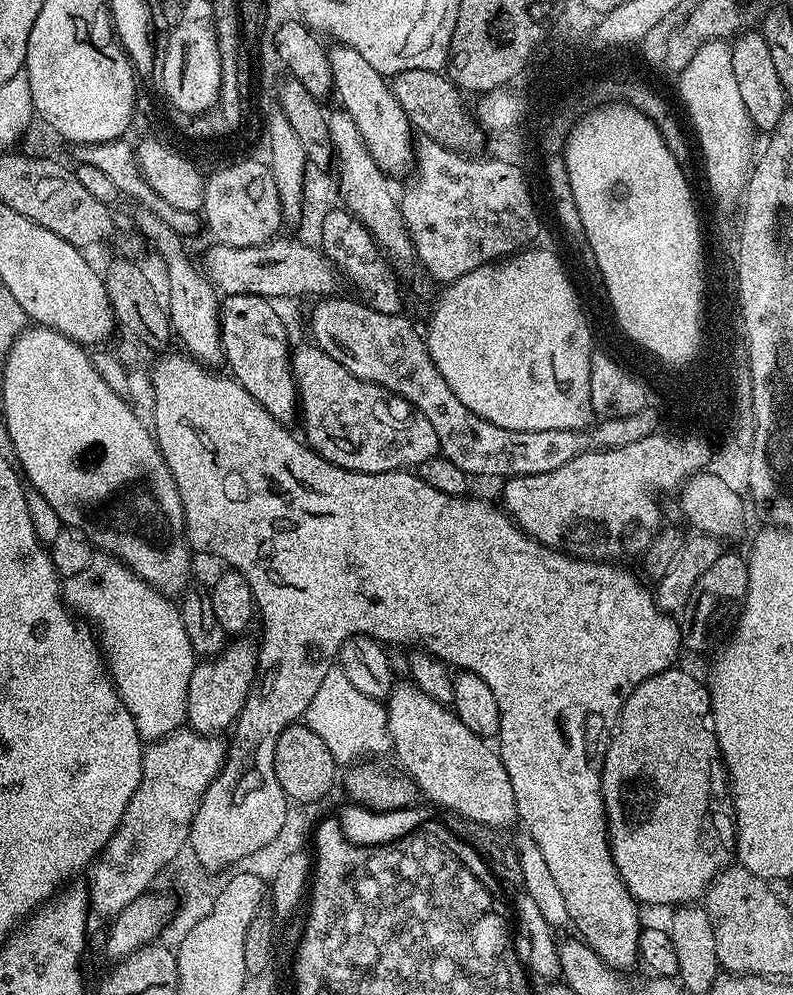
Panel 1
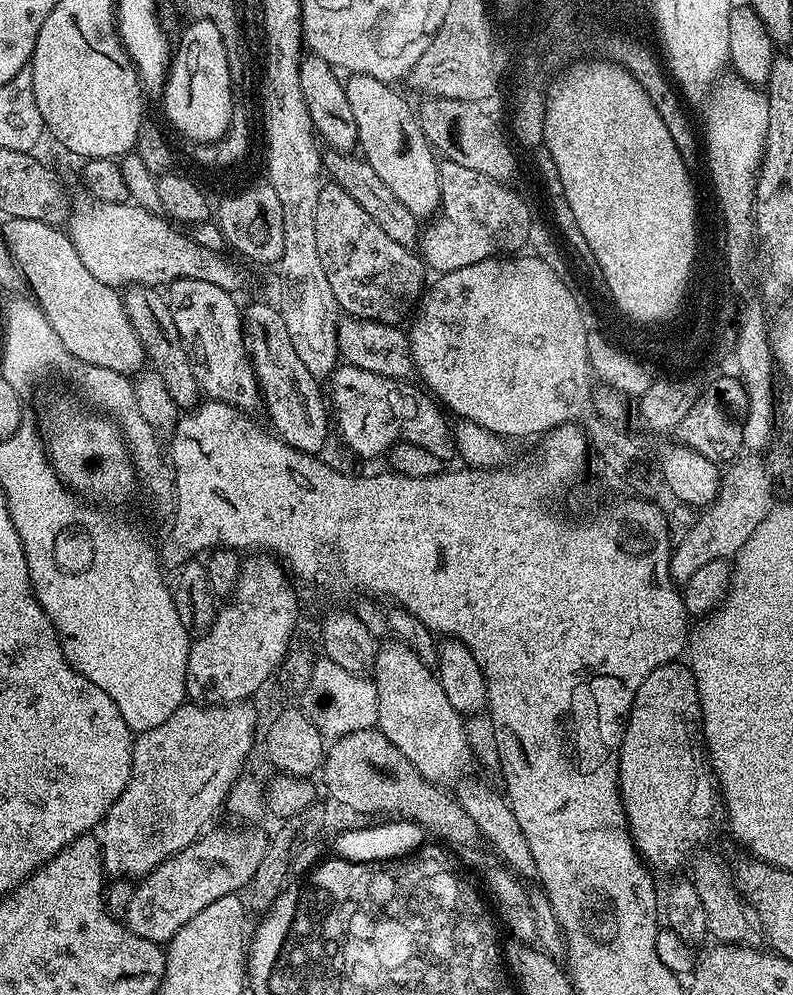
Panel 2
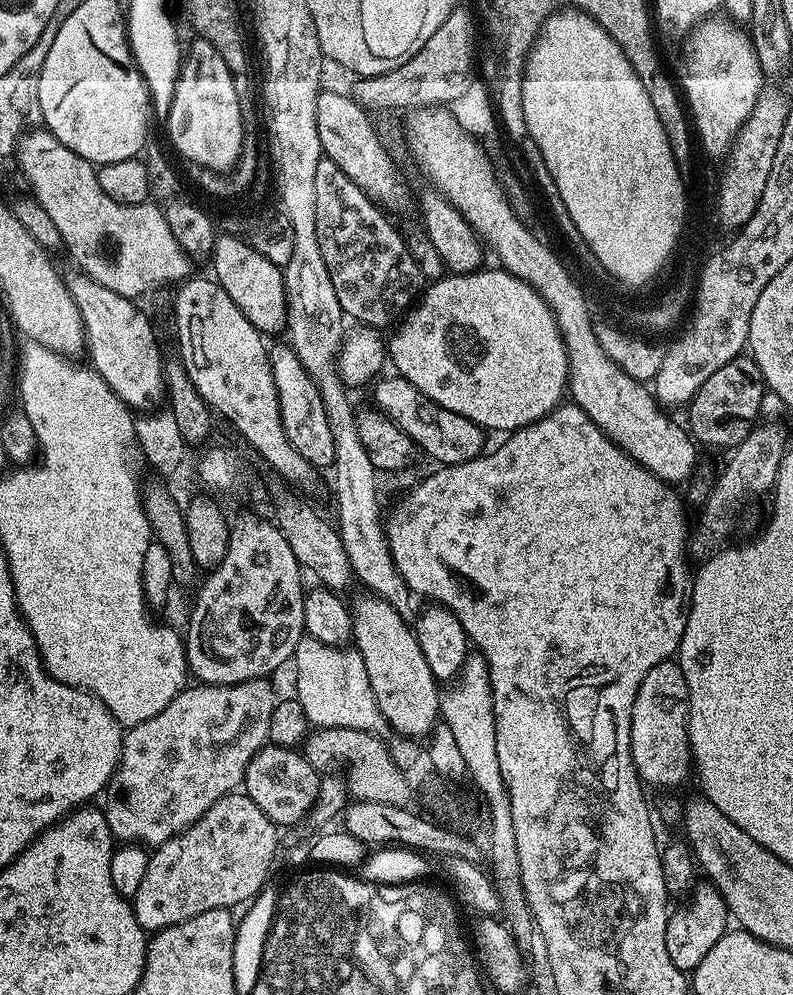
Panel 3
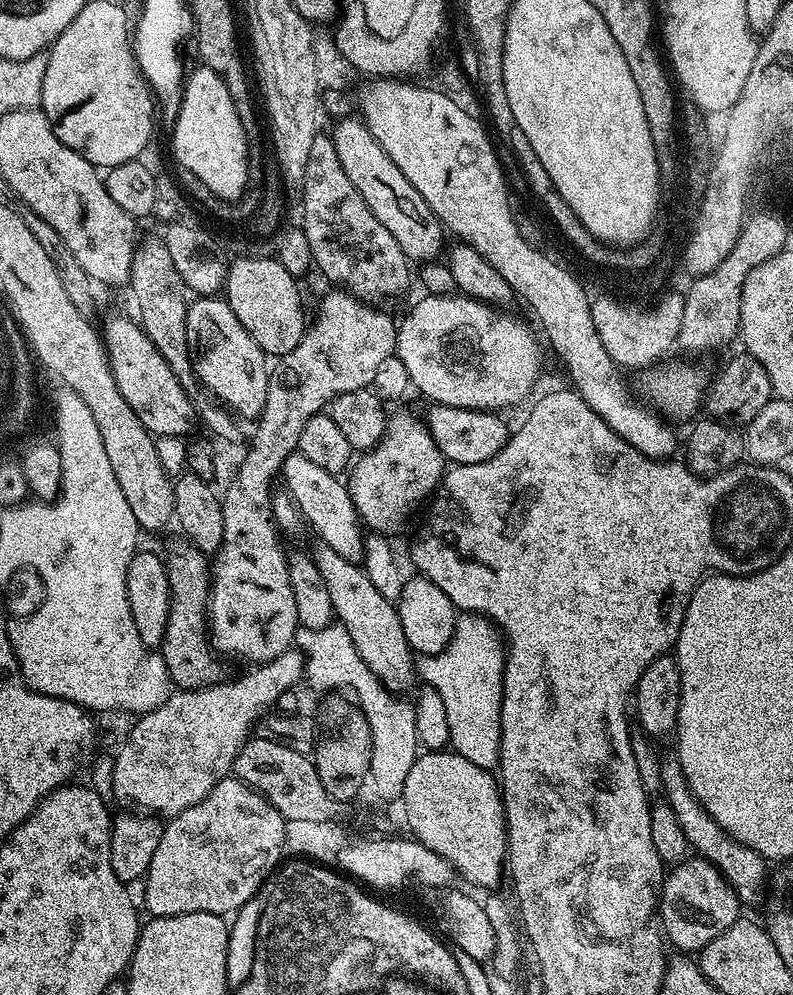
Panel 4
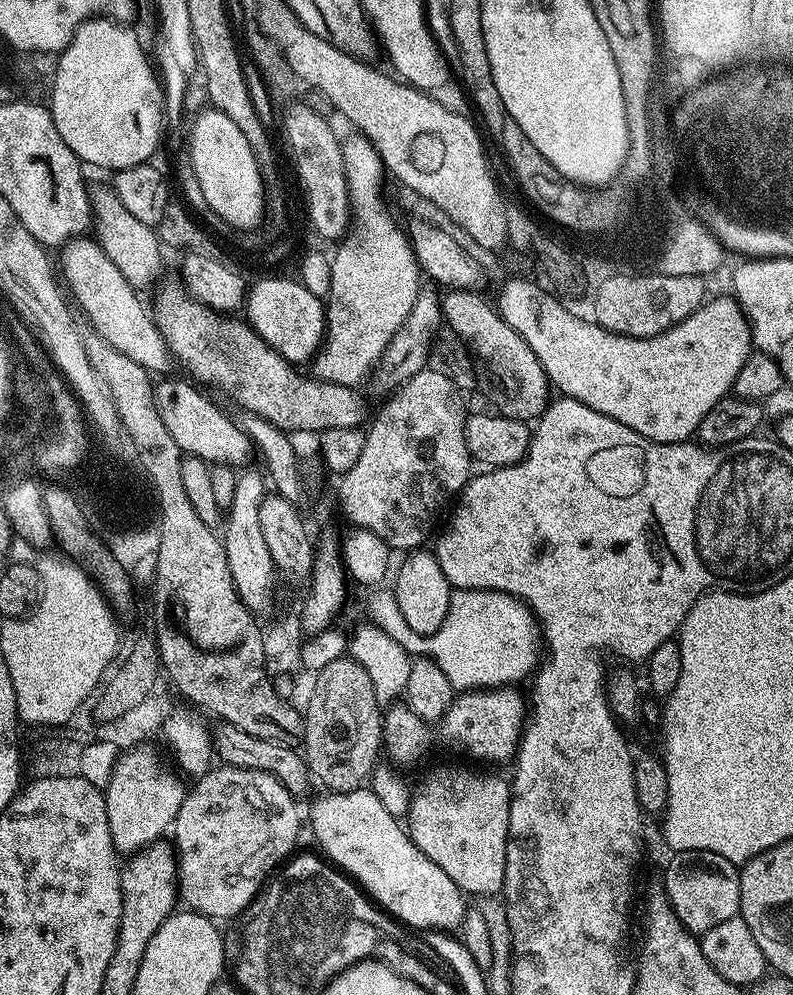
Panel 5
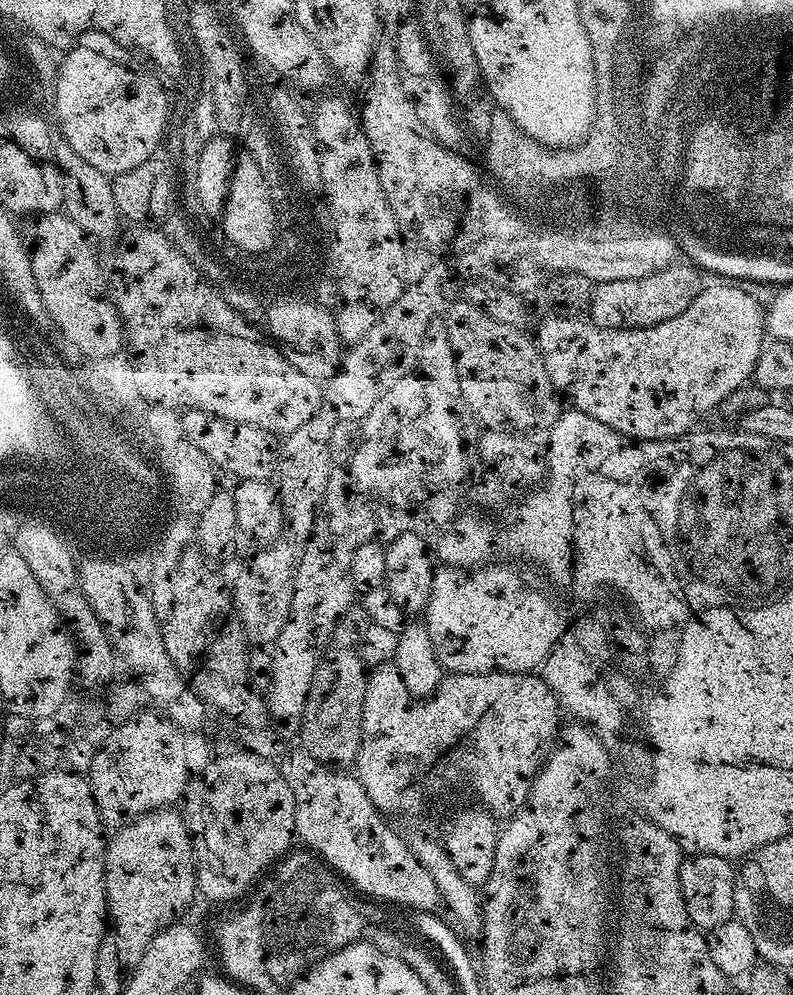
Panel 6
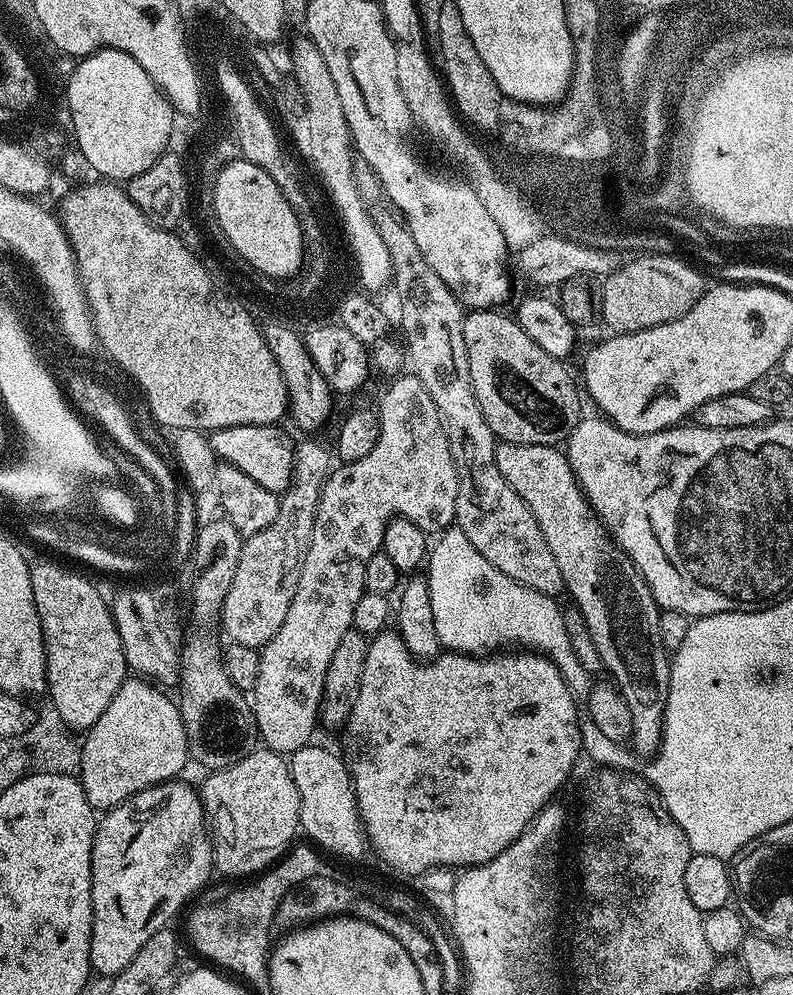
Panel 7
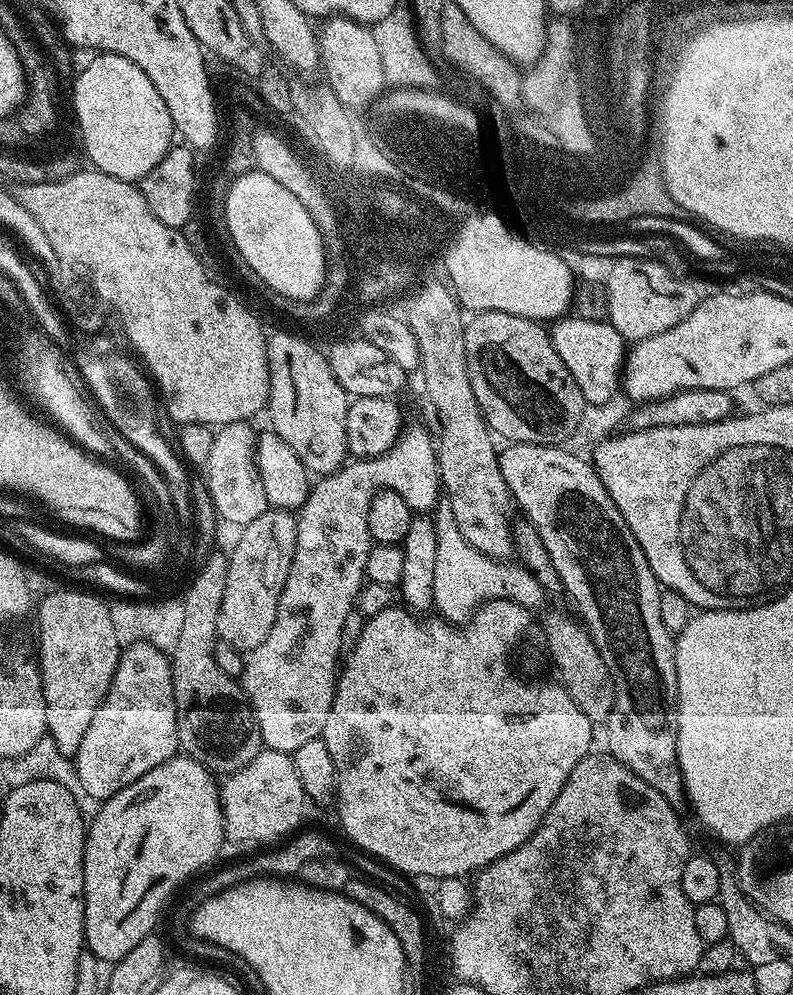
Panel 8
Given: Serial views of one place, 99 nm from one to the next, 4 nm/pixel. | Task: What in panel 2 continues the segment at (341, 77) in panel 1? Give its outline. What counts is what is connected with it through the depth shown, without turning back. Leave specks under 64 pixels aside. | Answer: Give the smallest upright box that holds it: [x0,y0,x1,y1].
[344,72,440,218]

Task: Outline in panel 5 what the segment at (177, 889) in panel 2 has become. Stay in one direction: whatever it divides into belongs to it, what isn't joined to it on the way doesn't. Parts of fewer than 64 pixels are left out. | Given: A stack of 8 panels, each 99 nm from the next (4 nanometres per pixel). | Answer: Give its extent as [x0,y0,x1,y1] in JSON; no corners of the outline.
[170,764,302,922]

